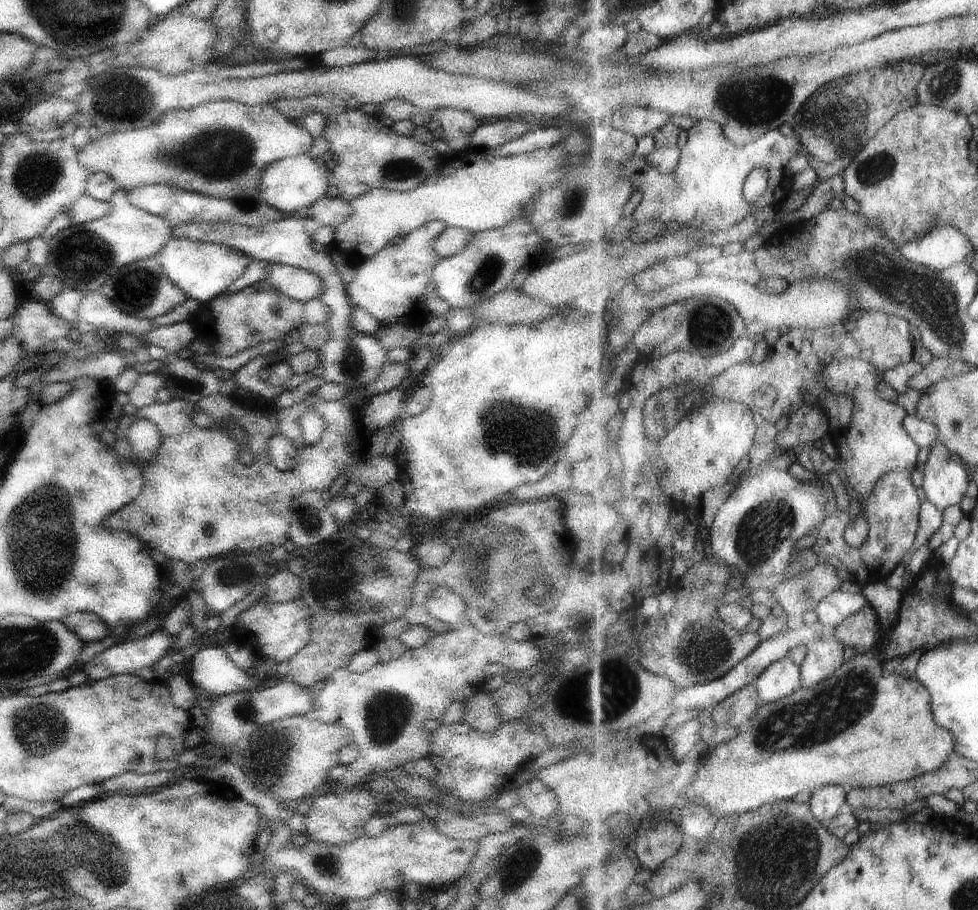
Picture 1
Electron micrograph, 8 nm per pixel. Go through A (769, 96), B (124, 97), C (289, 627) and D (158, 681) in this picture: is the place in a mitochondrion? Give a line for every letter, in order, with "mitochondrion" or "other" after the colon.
A: mitochondrion
B: mitochondrion
C: other
D: other

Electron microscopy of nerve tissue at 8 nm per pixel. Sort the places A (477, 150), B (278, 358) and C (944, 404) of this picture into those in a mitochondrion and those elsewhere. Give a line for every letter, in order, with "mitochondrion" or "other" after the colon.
A: other
B: other
C: other

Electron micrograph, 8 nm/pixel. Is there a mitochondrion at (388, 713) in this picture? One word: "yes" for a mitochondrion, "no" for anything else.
yes

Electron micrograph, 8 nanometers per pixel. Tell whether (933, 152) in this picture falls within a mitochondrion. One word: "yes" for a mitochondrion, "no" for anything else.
no

